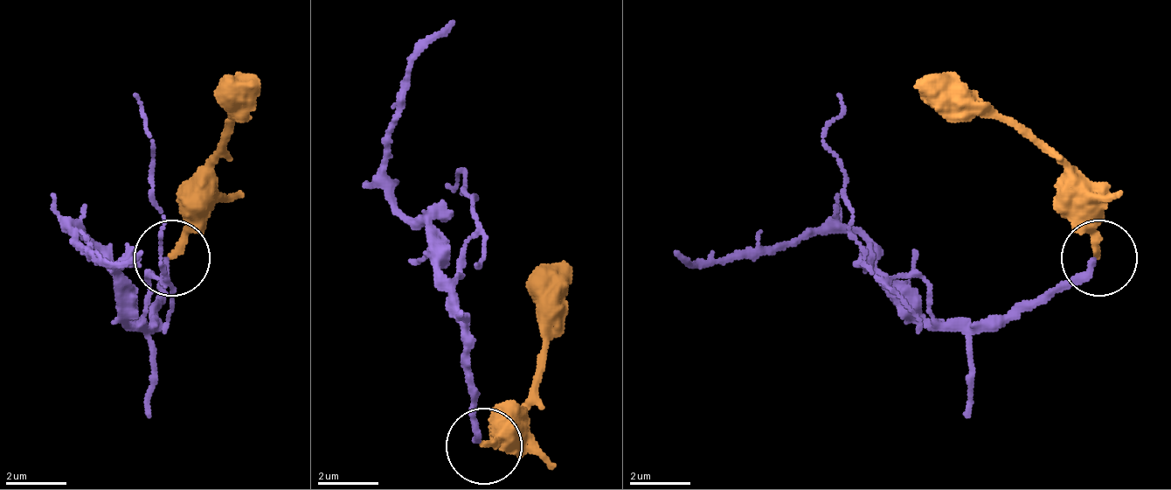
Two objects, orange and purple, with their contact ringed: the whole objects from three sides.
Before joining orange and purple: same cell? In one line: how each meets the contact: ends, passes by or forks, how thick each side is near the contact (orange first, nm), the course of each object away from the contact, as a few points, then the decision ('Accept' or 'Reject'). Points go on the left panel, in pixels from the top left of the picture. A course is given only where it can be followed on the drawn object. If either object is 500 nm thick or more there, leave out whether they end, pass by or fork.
At the ring orange ends. At the ring purple ends. Thickness 240 nm (orange) against 240 nm. Course of orange: (174, 256), (181, 195), (226, 135), (234, 112), (249, 89). Course of purple: (166, 256), (151, 317), (128, 317), (128, 286), (83, 233), (75, 233), (90, 256), (128, 263), (143, 248). Reject

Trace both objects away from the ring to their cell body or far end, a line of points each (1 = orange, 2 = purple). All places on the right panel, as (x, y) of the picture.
1: (1101, 256), (1085, 195), (1025, 135), (934, 112), (911, 89)
2: (1093, 256), (1002, 317), (926, 317), (896, 286), (858, 233), (828, 233), (691, 263), (676, 248)

